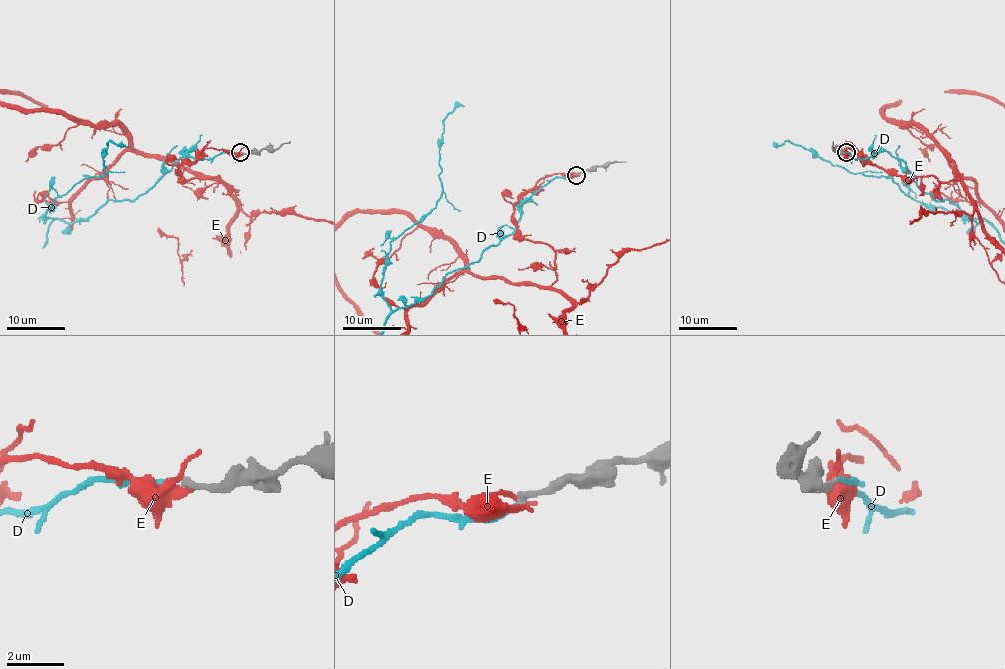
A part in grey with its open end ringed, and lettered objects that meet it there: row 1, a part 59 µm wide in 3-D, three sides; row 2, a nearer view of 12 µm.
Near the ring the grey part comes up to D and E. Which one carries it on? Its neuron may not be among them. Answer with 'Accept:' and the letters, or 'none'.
Accept: D

